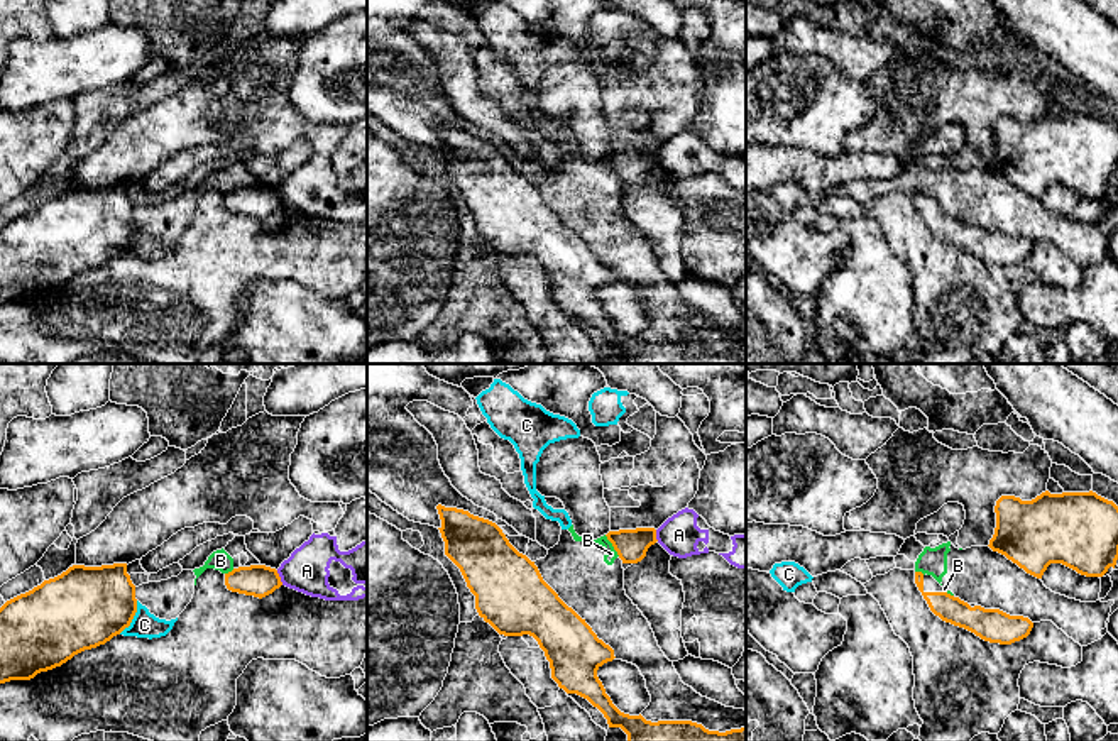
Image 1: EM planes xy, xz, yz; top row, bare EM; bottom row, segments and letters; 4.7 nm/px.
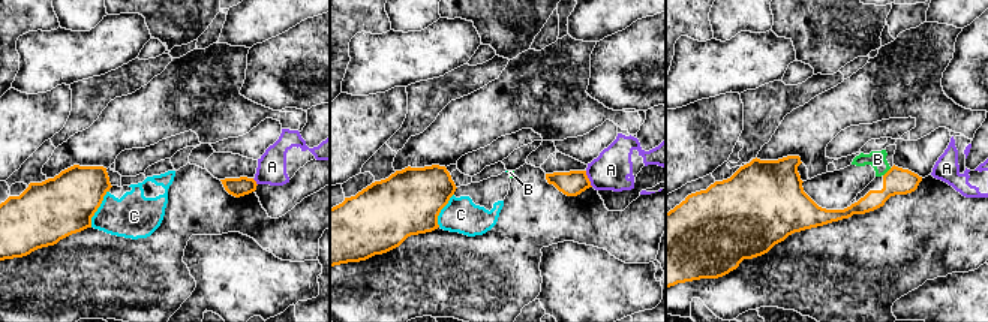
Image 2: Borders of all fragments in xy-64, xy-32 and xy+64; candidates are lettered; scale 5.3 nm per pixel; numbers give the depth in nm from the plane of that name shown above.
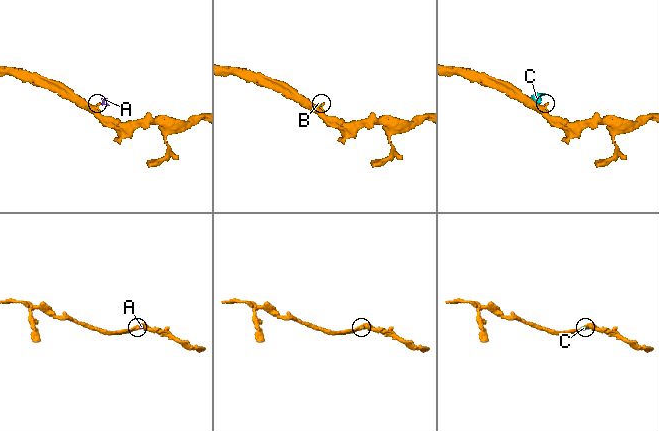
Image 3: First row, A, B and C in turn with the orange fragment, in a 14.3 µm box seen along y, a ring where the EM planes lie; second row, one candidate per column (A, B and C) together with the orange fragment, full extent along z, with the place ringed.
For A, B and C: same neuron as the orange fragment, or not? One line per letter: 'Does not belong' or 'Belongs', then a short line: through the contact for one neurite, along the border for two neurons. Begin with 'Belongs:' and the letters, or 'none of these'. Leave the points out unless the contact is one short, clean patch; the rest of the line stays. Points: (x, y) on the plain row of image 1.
Belongs: none of these
A: Does not belong. Line: xy (276, 192), (283, 205)
B: Does not belong
C: Does not belong

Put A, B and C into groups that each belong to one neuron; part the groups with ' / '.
A / B C

